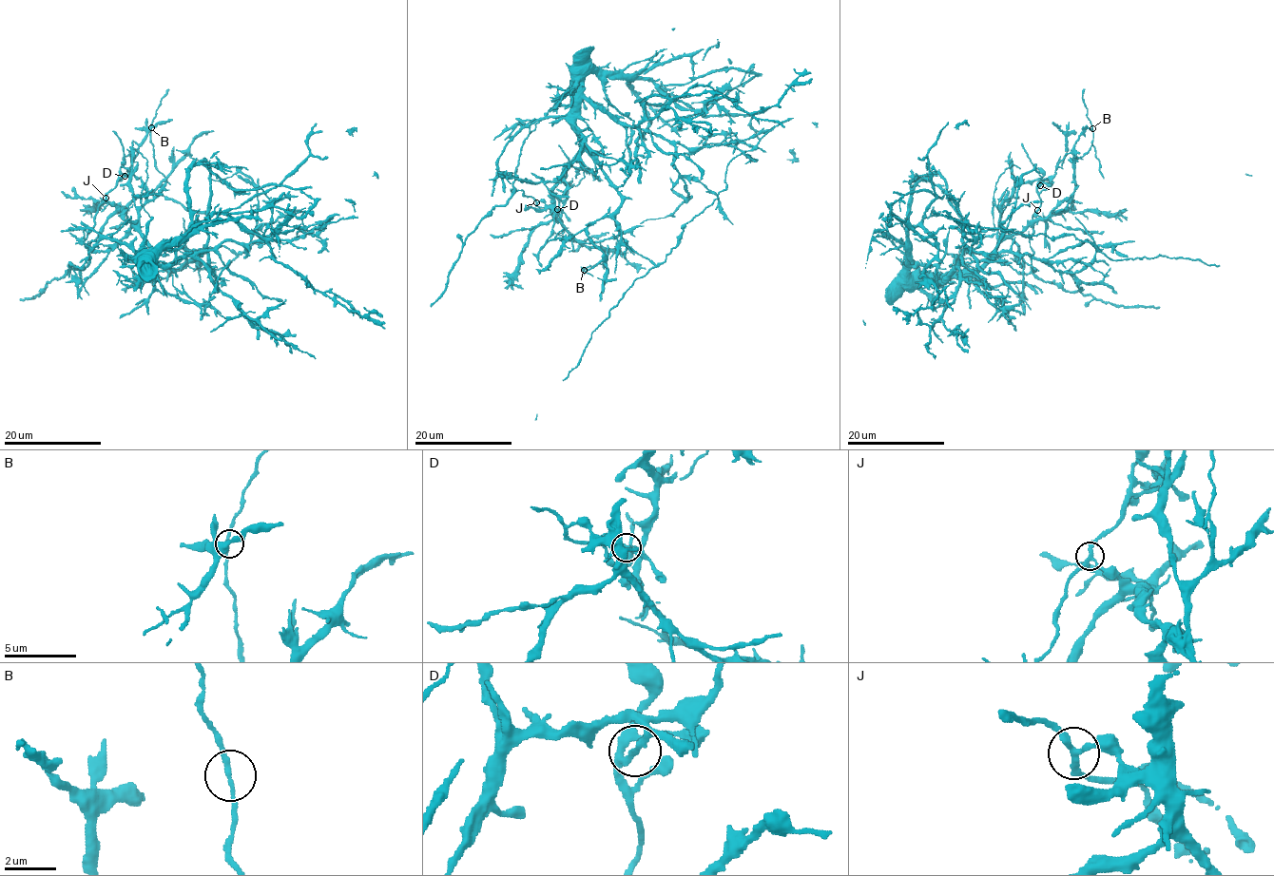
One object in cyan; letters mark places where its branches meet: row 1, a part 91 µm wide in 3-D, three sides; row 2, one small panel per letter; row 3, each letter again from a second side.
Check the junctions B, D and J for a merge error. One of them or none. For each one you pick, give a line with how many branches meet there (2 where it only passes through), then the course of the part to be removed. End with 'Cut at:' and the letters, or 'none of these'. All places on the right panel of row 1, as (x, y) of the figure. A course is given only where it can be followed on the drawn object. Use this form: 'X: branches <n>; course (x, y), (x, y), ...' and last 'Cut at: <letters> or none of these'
D: branches 2; course (1040, 186), (1014, 187), (978, 268), (910, 275), (910, 227), (935, 240), (923, 275), (937, 296), (897, 314)
Cut at: D

